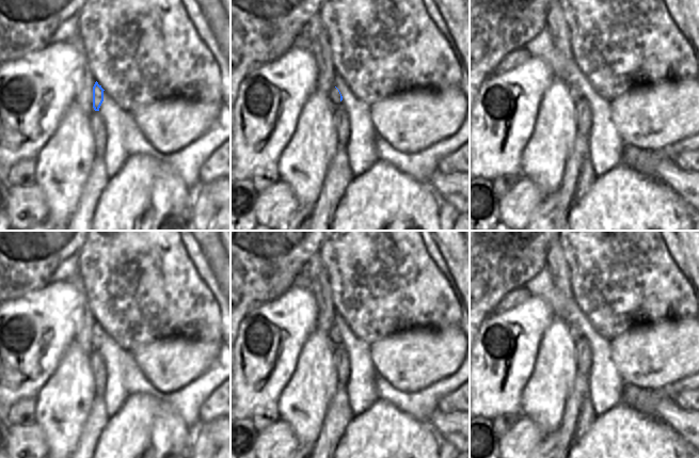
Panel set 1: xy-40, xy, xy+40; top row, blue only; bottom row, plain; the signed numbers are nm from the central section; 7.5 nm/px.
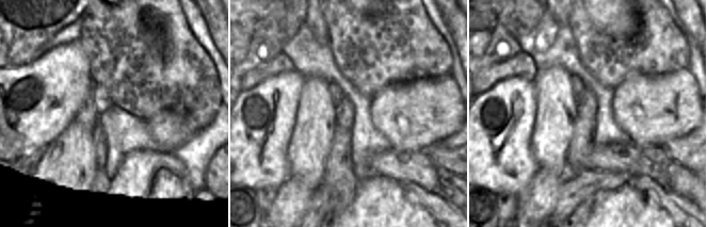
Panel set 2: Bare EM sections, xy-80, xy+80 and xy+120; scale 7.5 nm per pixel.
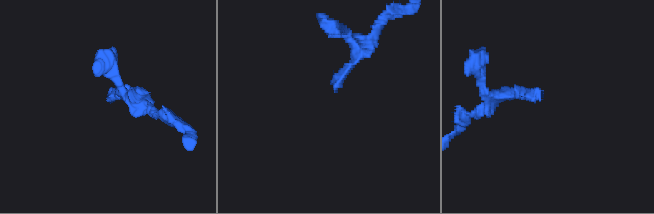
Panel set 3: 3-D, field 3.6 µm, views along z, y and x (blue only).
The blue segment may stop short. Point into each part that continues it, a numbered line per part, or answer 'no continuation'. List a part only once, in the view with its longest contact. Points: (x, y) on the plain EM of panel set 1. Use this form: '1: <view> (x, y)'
1: xy (334, 334)

